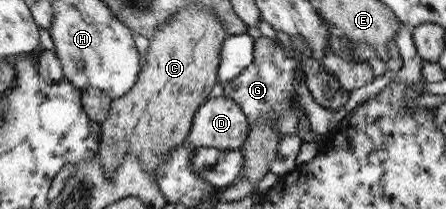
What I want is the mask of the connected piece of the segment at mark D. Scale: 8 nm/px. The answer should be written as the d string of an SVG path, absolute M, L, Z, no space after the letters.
M221 93L211 95L198 109L188 143L195 147L241 150L249 133L250 125L242 109Z

